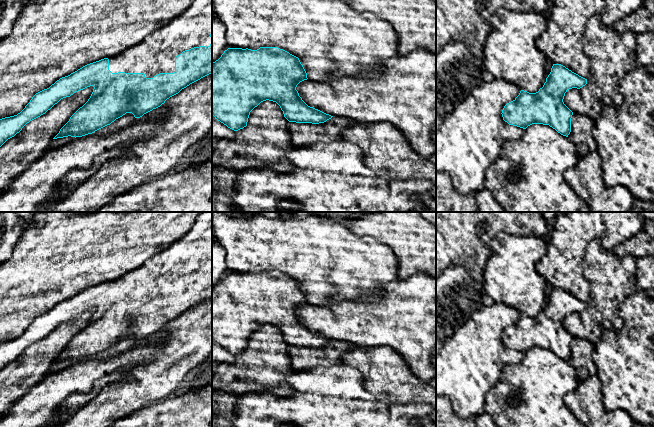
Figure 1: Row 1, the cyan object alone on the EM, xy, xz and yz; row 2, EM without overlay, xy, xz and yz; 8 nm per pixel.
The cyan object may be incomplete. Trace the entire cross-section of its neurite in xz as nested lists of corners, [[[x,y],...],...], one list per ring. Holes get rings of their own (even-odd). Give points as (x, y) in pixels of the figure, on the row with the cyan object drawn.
[[[253,44],[246,49],[228,48],[212,63],[212,116],[238,131],[247,126],[250,112],[261,102],[276,102],[289,122],[324,123],[333,116],[308,106],[299,96],[297,85],[307,80],[298,57],[278,47]]]

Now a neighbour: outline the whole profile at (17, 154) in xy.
[[[90,86],[61,99],[0,147],[0,193],[48,150],[52,139],[88,101],[93,89]]]

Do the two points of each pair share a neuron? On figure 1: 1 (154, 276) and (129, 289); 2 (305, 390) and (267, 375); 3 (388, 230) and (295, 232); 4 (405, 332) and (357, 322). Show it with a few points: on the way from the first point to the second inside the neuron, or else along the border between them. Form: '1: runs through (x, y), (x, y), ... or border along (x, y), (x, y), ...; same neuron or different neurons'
1: runs through (148, 281), (135, 283); same neuron
2: border along (295, 371), (284, 380); different neurons
3: border along (344, 225), (356, 234), (374, 237); different neurons
4: runs through (393, 324), (369, 324); same neuron

